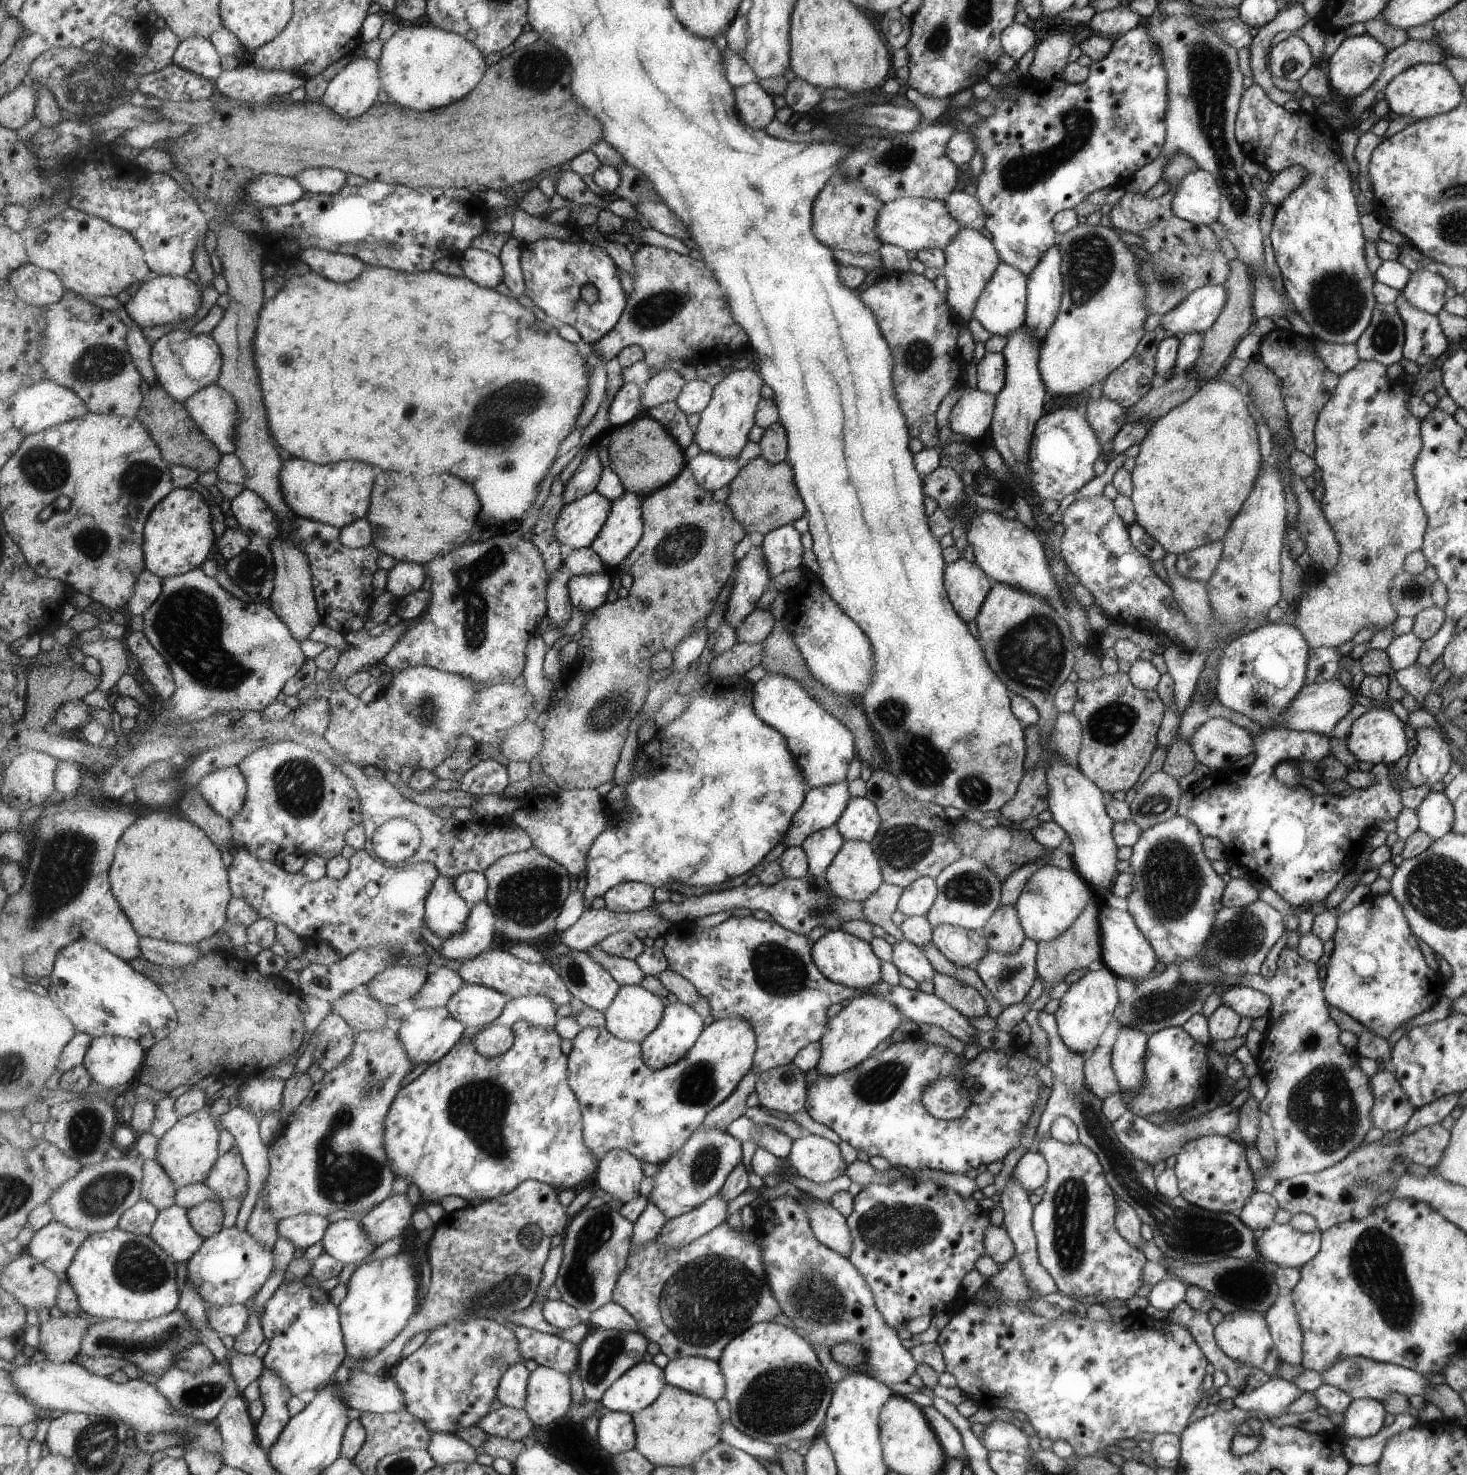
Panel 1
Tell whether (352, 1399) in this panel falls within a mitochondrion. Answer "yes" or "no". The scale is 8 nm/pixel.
no

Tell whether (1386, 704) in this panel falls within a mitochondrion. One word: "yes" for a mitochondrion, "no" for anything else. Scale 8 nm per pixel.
no

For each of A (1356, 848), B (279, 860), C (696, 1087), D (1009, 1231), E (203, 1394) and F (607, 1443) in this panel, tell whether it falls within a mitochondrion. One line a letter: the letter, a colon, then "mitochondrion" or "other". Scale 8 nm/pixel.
A: other
B: other
C: mitochondrion
D: other
E: mitochondrion
F: other

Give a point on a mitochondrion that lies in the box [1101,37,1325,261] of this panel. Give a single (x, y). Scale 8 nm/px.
(1291, 63)

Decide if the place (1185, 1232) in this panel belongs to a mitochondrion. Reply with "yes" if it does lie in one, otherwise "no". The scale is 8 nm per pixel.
yes

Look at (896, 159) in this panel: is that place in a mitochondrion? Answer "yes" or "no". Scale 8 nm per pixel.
yes

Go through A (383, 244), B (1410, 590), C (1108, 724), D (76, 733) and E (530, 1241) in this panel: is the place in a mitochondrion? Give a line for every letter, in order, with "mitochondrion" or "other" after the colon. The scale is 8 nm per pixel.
A: mitochondrion
B: mitochondrion
C: mitochondrion
D: other
E: mitochondrion

